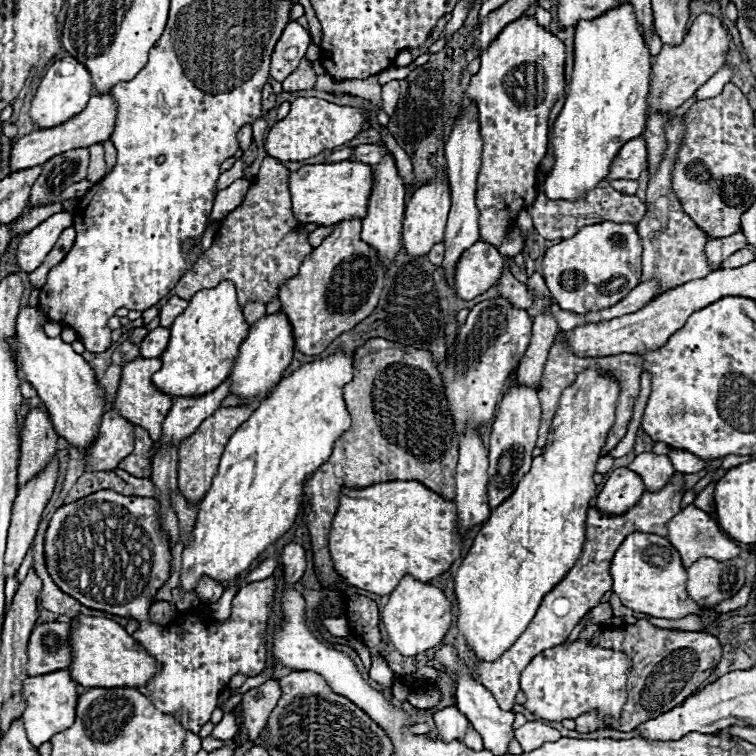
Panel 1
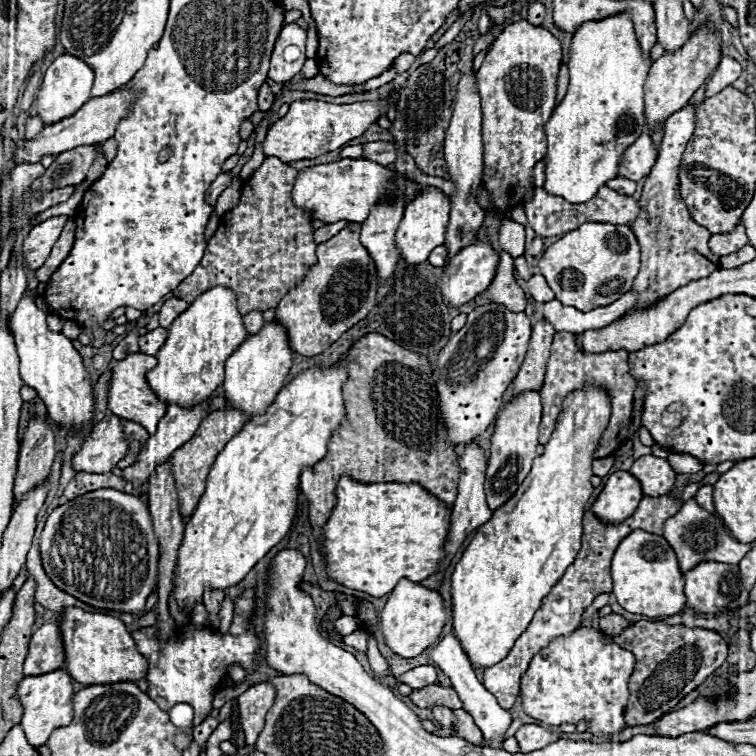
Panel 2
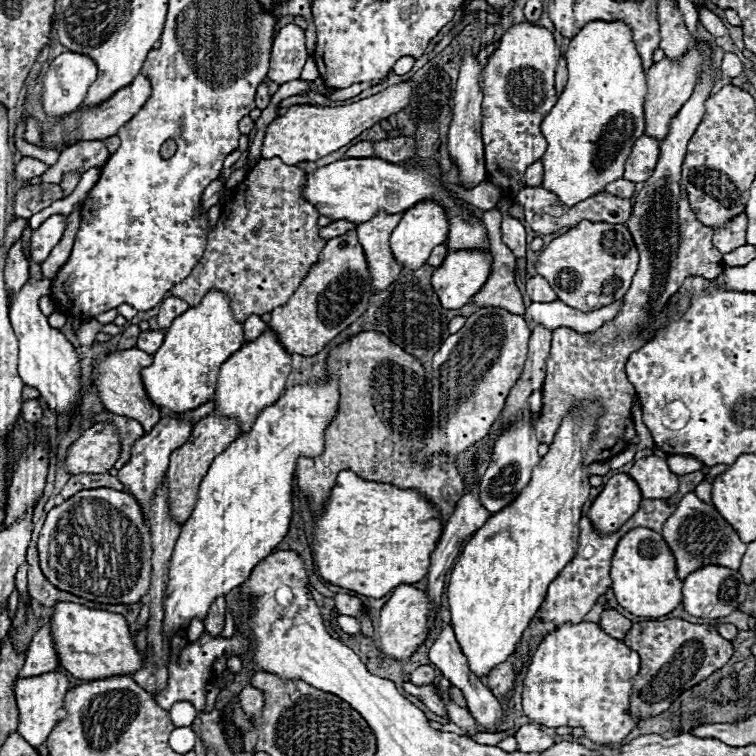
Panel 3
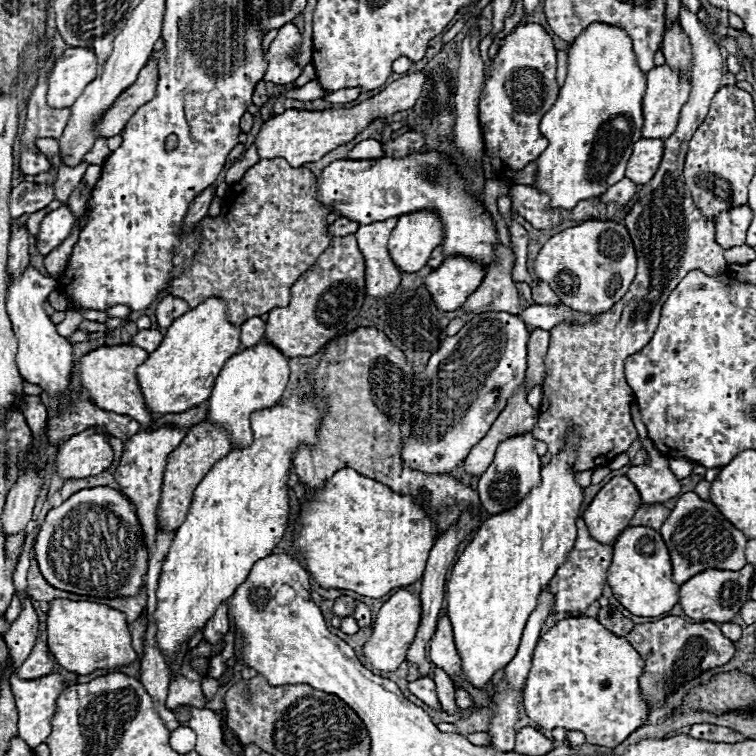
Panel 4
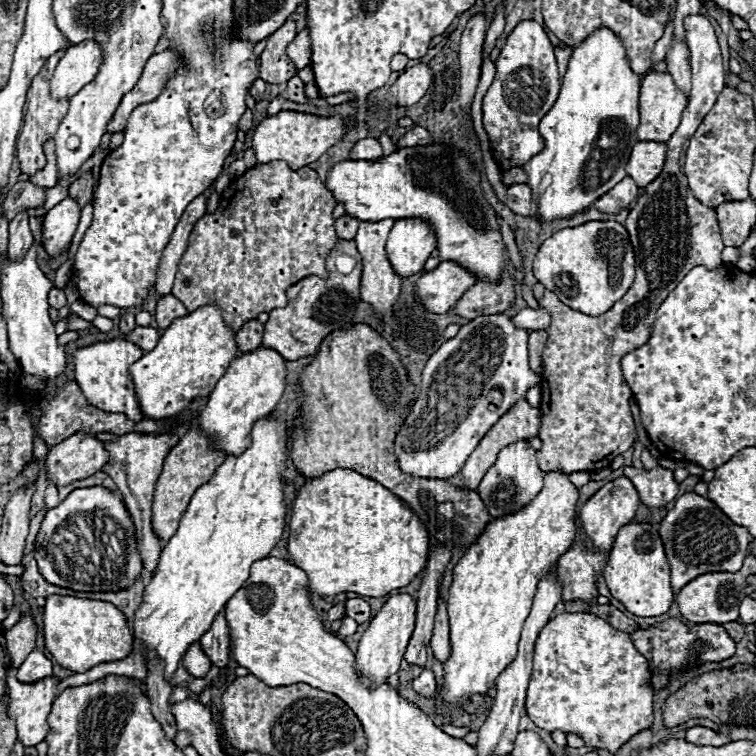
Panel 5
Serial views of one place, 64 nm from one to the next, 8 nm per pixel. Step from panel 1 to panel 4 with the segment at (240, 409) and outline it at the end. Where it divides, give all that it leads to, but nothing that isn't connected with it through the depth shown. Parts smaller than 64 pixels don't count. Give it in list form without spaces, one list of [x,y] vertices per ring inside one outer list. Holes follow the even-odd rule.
[[[204,420],[188,430],[182,444],[168,456],[168,466],[166,466],[164,482],[162,482],[162,496],[160,496],[160,504],[158,504],[158,524],[162,528],[176,530],[186,520],[196,486],[208,474],[212,464],[216,464],[216,460],[224,458],[230,450],[232,450],[230,434],[214,422]]]

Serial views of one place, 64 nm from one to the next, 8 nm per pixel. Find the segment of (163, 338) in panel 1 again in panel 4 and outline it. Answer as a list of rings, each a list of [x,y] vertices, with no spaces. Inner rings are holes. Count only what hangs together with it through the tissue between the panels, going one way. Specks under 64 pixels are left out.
[[[138,330],[138,334],[134,336],[134,344],[144,348],[146,352],[154,352],[158,346],[160,346],[160,340],[162,340],[162,332],[160,330]]]

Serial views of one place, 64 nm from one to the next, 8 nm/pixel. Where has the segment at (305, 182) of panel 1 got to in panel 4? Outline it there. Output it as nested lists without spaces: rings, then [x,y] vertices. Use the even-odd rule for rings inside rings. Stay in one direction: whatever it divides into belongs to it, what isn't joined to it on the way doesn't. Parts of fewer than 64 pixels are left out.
[[[414,152],[406,158],[374,158],[374,160],[334,160],[328,164],[316,178],[316,198],[324,204],[330,212],[338,212],[342,218],[356,220],[358,224],[372,224],[386,218],[398,218],[402,214],[418,212],[422,208],[436,210],[444,222],[444,256],[466,256],[472,258],[486,268],[494,262],[494,248],[496,248],[496,230],[490,214],[472,198],[470,188],[464,184],[464,178],[458,176],[456,166],[452,160],[444,158],[440,152]]]

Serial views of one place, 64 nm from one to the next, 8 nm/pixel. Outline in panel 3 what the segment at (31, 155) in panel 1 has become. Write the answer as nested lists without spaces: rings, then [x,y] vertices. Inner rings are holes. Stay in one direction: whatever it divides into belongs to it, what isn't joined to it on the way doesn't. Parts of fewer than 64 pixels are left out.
[[[136,76],[130,86],[120,88],[114,96],[110,96],[102,104],[80,108],[80,110],[68,114],[64,120],[60,120],[58,124],[54,124],[42,136],[42,142],[54,146],[56,150],[64,150],[66,146],[72,146],[72,144],[84,142],[84,140],[106,140],[106,138],[114,136],[118,132],[118,128],[122,124],[126,124],[138,112],[138,108],[144,104],[144,100],[148,100],[148,96],[150,96],[150,84],[148,84],[148,80],[144,76]]]

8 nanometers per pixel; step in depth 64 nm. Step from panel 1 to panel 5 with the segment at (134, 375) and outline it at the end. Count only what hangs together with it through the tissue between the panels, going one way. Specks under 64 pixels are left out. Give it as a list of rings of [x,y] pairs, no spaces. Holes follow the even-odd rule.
[[[110,340],[110,342],[98,342],[86,348],[78,348],[72,354],[76,382],[80,384],[84,396],[88,398],[92,406],[106,412],[120,412],[120,414],[126,414],[134,422],[142,422],[144,416],[140,412],[136,388],[130,376],[130,366],[142,356],[144,352],[128,340]]]

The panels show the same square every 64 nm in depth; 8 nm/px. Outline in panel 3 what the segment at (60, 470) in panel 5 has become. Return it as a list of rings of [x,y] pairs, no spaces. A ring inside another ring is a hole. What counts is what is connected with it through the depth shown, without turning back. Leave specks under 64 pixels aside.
[[[98,422],[70,446],[66,470],[70,474],[106,474],[114,468],[120,452],[122,444],[114,422]]]

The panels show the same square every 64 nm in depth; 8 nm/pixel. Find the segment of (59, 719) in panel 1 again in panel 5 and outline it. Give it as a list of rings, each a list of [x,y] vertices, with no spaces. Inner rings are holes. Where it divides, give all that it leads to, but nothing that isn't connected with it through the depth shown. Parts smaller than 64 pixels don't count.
[[[8,670],[8,692],[10,692],[10,716],[16,718],[18,740],[24,746],[36,746],[44,742],[48,734],[46,718],[52,710],[52,702],[56,698],[60,678],[50,676],[38,680],[34,684],[24,684],[16,680],[16,670]]]

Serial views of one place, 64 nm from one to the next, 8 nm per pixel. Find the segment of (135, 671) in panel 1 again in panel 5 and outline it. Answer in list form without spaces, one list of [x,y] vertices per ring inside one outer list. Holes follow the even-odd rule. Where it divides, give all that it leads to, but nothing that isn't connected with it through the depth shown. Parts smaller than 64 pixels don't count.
[[[48,596],[44,606],[44,644],[54,660],[72,672],[88,672],[102,662],[118,662],[132,654],[132,632],[126,616],[110,602],[72,596]]]

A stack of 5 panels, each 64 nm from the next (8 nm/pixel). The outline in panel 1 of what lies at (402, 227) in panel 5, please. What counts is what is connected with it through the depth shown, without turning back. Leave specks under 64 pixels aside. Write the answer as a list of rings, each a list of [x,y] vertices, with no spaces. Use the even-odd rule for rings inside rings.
[[[446,170],[436,172],[424,184],[414,192],[410,202],[406,204],[406,214],[404,214],[404,228],[402,228],[402,244],[408,250],[410,256],[424,256],[430,252],[432,244],[438,244],[444,238],[444,226],[448,220],[450,212],[450,186],[448,186],[448,176]]]

